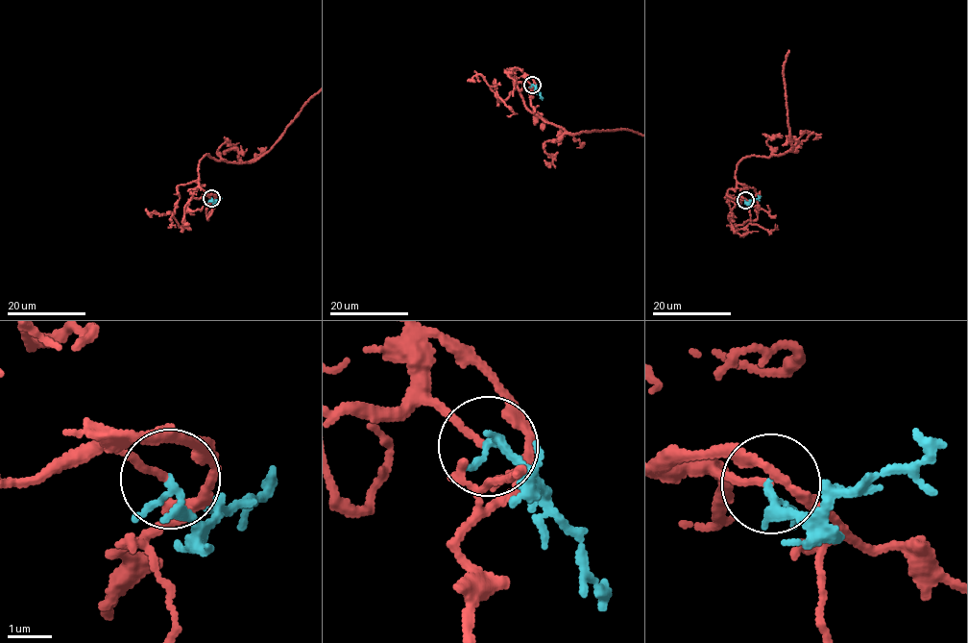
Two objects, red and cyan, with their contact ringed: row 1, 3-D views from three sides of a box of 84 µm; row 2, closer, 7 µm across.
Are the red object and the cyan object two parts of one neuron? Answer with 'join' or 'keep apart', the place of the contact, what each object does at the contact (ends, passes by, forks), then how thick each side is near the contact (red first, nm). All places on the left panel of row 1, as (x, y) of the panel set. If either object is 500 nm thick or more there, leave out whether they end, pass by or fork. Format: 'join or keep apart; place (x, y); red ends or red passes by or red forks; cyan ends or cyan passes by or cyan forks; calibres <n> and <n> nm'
join; place (211, 198); red ends; cyan passes by; calibres 140 and 150 nm

